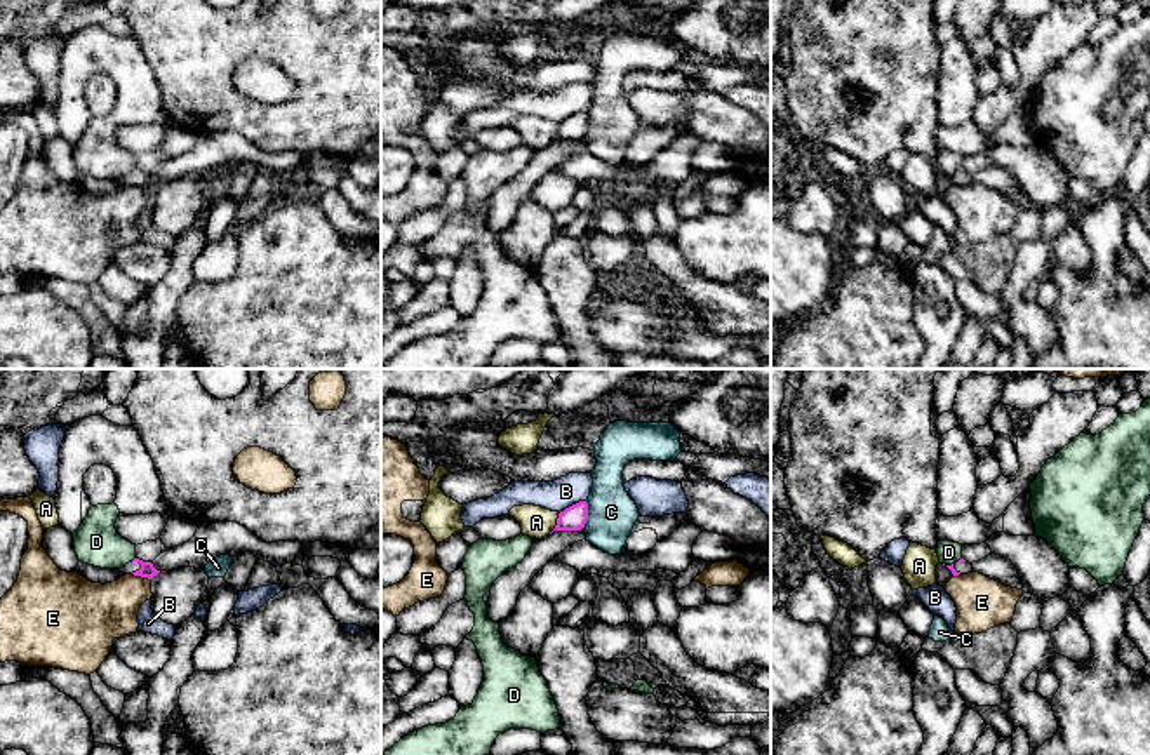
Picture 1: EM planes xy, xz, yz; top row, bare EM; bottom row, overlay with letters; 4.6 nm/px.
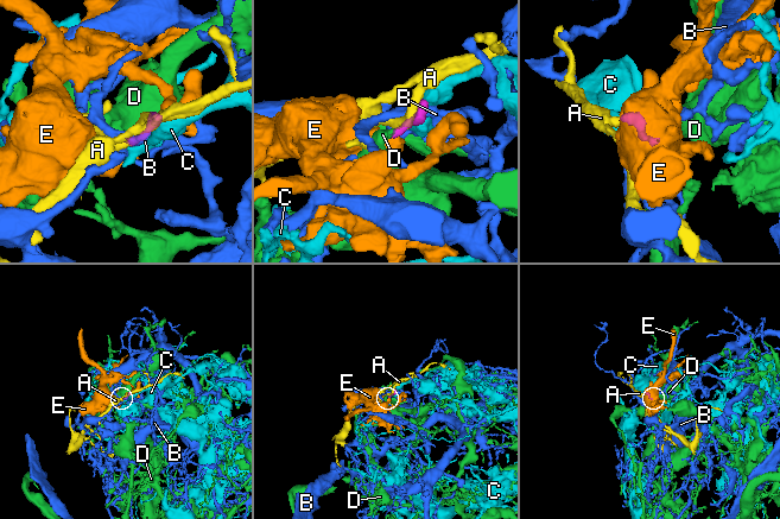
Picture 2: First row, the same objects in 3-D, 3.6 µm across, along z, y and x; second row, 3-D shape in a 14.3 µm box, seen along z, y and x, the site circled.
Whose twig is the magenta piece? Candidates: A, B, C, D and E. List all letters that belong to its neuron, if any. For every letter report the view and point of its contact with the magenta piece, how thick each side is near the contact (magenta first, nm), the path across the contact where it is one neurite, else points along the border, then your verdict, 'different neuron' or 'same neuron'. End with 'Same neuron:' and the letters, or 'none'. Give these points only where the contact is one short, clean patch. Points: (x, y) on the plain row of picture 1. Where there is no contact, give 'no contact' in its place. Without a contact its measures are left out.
A: xz (557, 134) | 120/140 nm | different neuron
B: xz (573, 115) | 120/140 nm | along xz (585, 110), (566, 117), (559, 124) | different neuron
C: xz (587, 126) | 120/220 nm | different neuron
D: yz (949, 176) | 20/110 nm | along yz (943, 173), (952, 174) | different neuron
E: xy (141, 187) | 70/280 nm | along xy (133, 183), (150, 190) | different neuron
Same neuron: none

